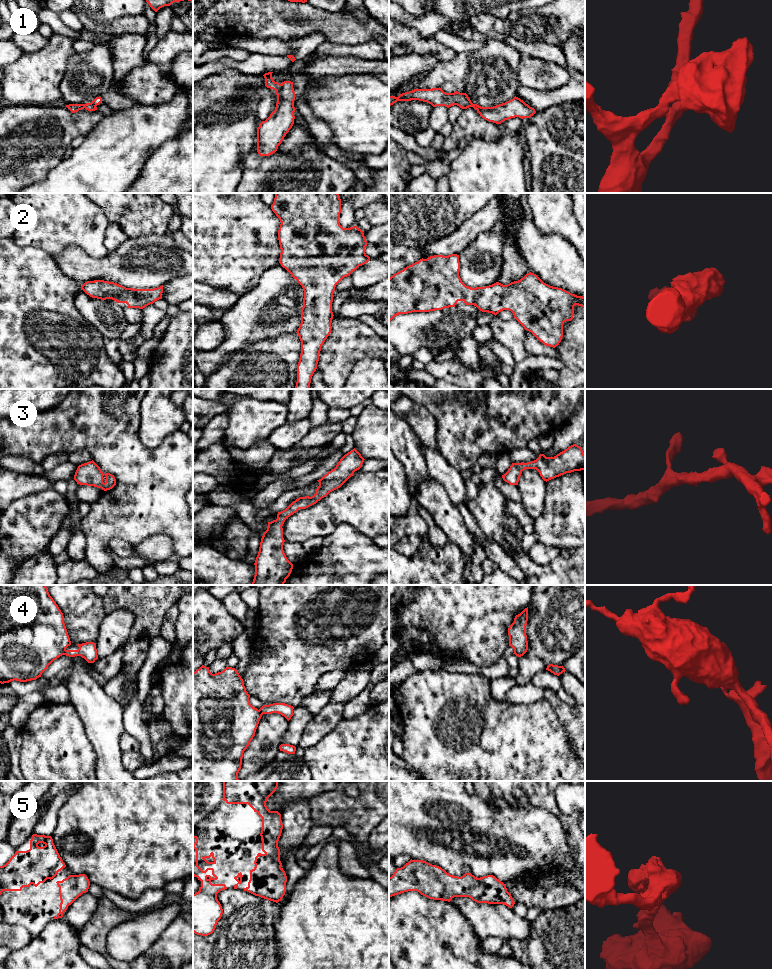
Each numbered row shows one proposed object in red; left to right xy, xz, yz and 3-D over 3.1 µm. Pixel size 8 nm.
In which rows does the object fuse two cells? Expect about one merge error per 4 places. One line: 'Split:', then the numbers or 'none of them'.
Split: 4

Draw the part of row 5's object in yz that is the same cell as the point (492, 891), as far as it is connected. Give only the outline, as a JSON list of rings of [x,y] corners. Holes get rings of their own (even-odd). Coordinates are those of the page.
[[[411,859],[389,877],[389,897],[408,891],[448,902],[454,897],[469,897],[477,903],[504,904],[509,908],[515,904],[506,884],[493,875],[477,878],[465,873],[461,877],[453,876],[423,860]]]

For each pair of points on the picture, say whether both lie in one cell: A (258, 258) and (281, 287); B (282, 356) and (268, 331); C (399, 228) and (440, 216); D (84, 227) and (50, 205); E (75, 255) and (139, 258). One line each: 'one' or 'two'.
A: two
B: two
C: one
D: one
E: one

